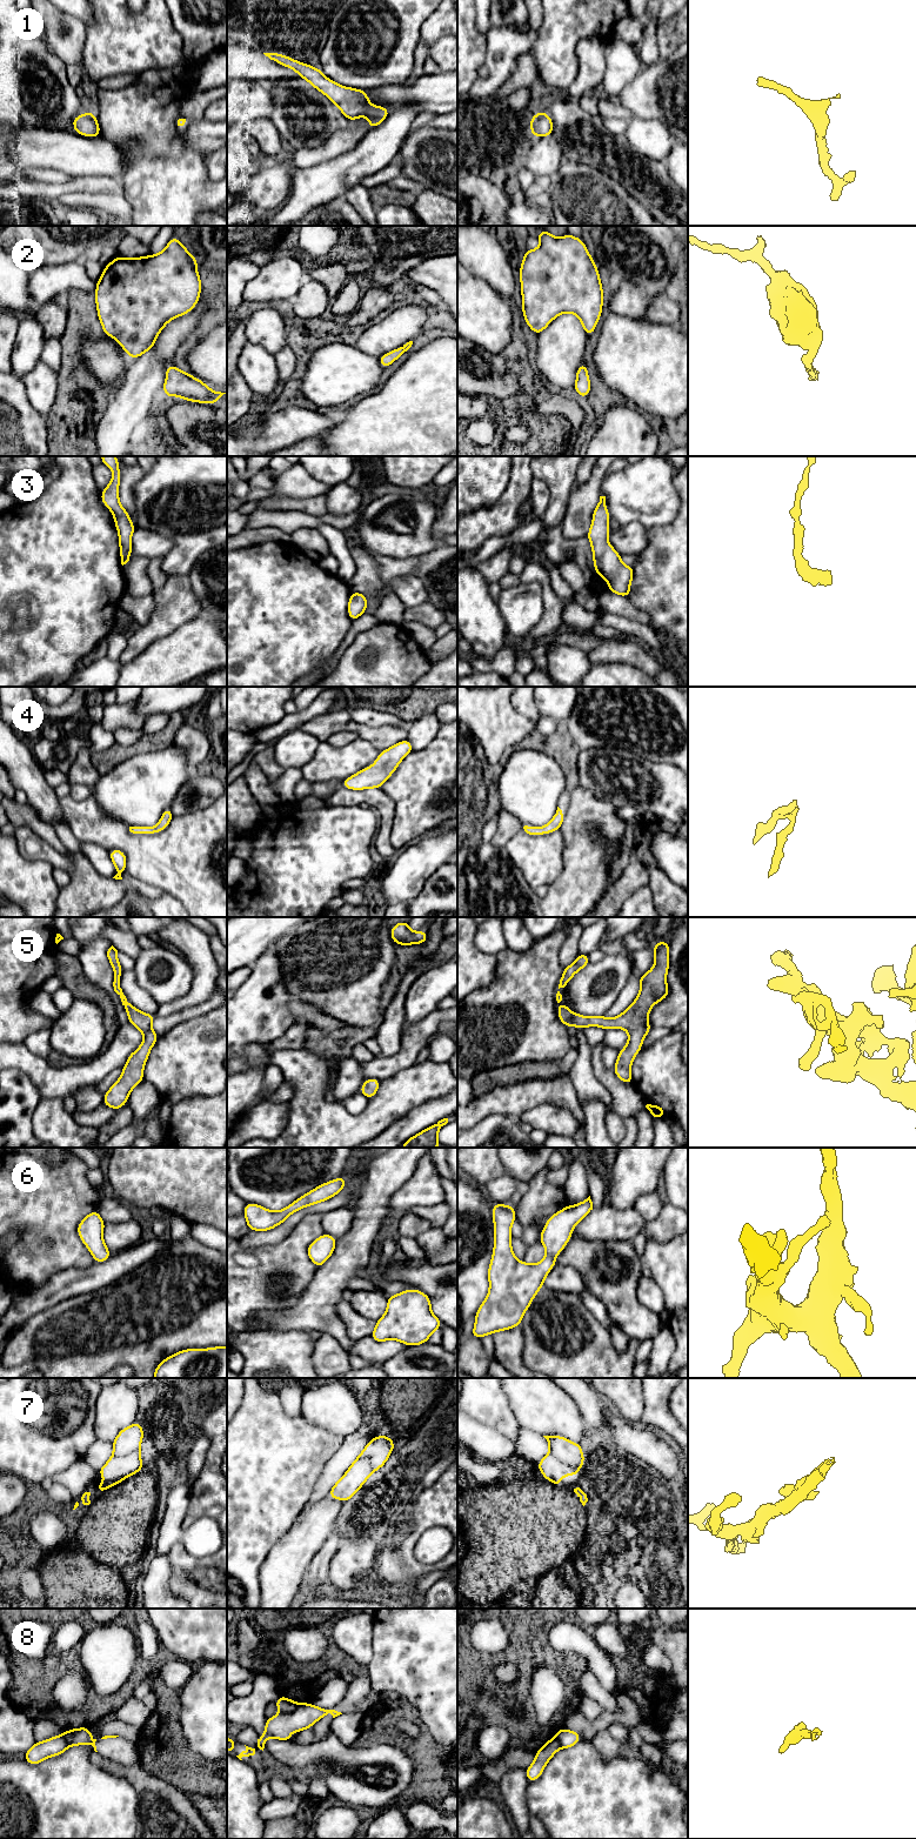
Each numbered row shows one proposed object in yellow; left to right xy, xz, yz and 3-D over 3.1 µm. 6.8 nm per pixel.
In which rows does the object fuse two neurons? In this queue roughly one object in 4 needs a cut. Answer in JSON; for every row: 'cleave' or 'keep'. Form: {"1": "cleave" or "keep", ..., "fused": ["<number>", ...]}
{"1": "keep", "2": "keep", "3": "keep", "4": "keep", "5": "keep", "6": "keep", "7": "keep", "8": "cleave", "fused": ["8"]}

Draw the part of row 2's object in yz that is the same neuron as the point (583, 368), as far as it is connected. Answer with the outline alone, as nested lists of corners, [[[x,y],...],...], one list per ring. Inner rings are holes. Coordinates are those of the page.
[[[584,362],[577,368],[574,388],[581,397],[588,397],[591,384],[589,381],[588,368]]]

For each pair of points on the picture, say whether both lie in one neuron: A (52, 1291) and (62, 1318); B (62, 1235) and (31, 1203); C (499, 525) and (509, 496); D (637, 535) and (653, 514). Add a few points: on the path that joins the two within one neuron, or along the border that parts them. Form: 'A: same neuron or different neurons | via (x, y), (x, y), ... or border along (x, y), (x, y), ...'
A: different neurons | border along (82, 1292), (62, 1299), (32, 1316)
B: same neuron | via (54, 1226), (39, 1211)
C: same neuron | via (502, 517), (509, 503)
D: different neurons | border along (622, 525), (639, 522), (646, 529)

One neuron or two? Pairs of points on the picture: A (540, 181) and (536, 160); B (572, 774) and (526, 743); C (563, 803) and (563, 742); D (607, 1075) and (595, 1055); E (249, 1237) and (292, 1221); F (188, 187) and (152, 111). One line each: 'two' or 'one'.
A: two
B: one
C: one
D: one
E: one
F: one

